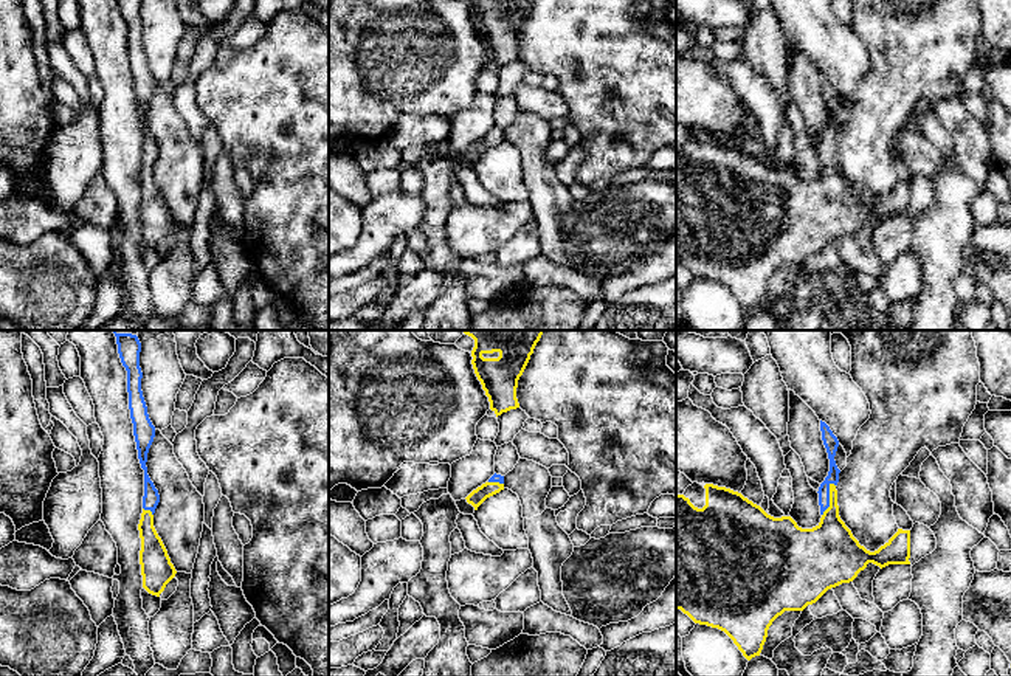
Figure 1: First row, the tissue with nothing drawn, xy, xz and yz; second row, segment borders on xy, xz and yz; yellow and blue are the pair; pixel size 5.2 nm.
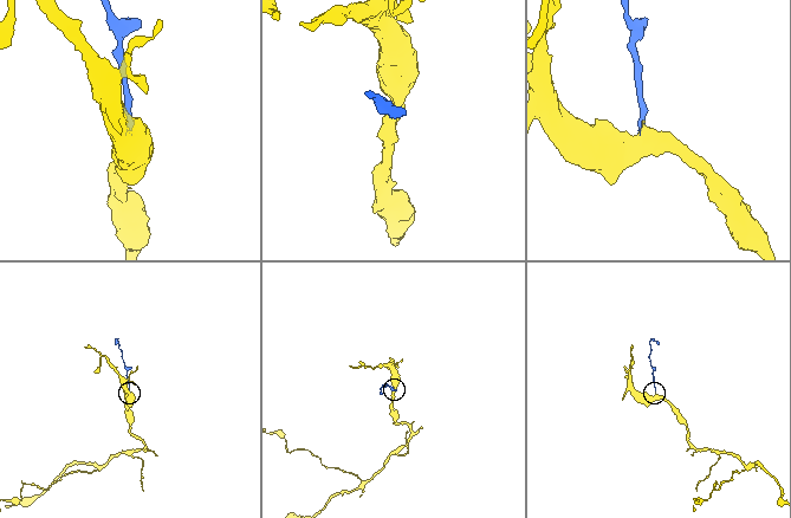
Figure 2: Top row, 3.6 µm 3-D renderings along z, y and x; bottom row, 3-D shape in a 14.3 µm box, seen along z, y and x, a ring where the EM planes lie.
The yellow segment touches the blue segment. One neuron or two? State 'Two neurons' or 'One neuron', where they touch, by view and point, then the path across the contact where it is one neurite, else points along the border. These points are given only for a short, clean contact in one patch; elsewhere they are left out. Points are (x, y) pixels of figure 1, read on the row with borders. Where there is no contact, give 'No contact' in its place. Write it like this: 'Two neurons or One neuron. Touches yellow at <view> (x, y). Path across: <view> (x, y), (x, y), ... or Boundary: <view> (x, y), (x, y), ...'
One neuron. Touches yellow at yz (830, 500). Path across: yz (830, 548), (830, 500), (833, 475)

